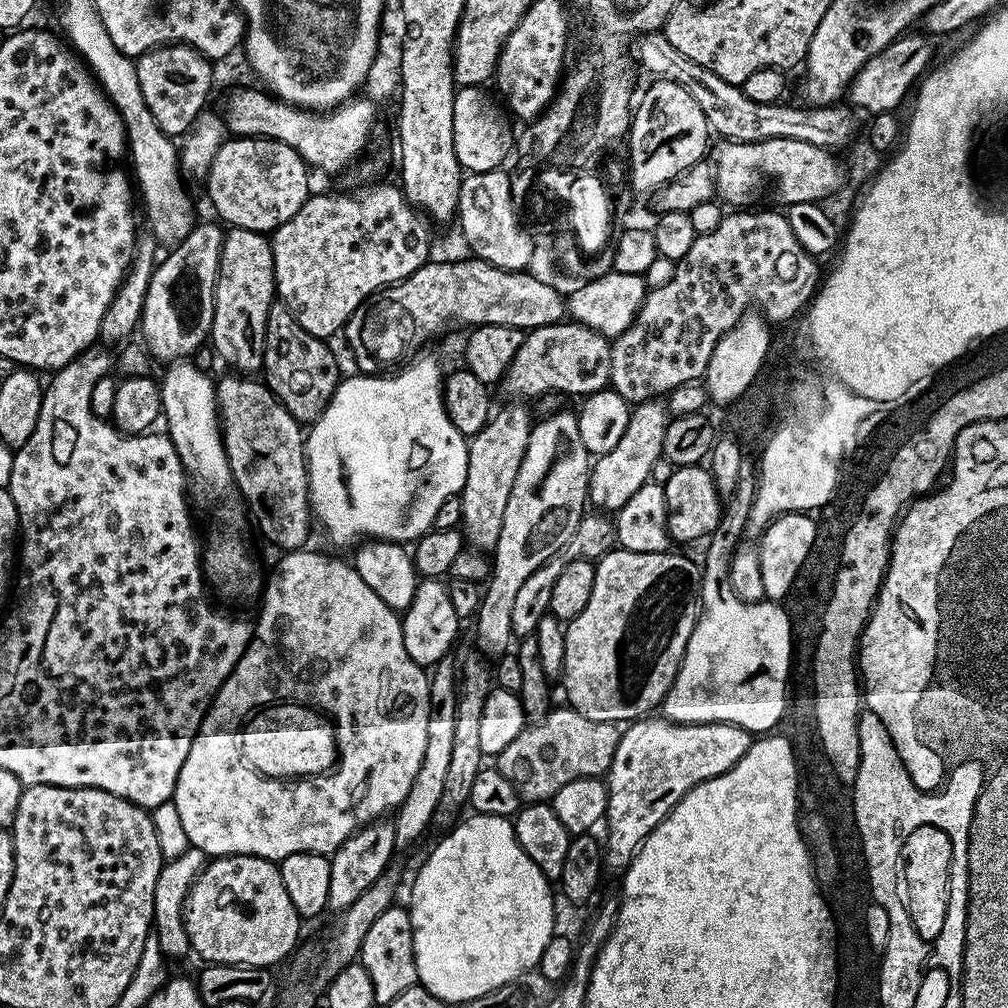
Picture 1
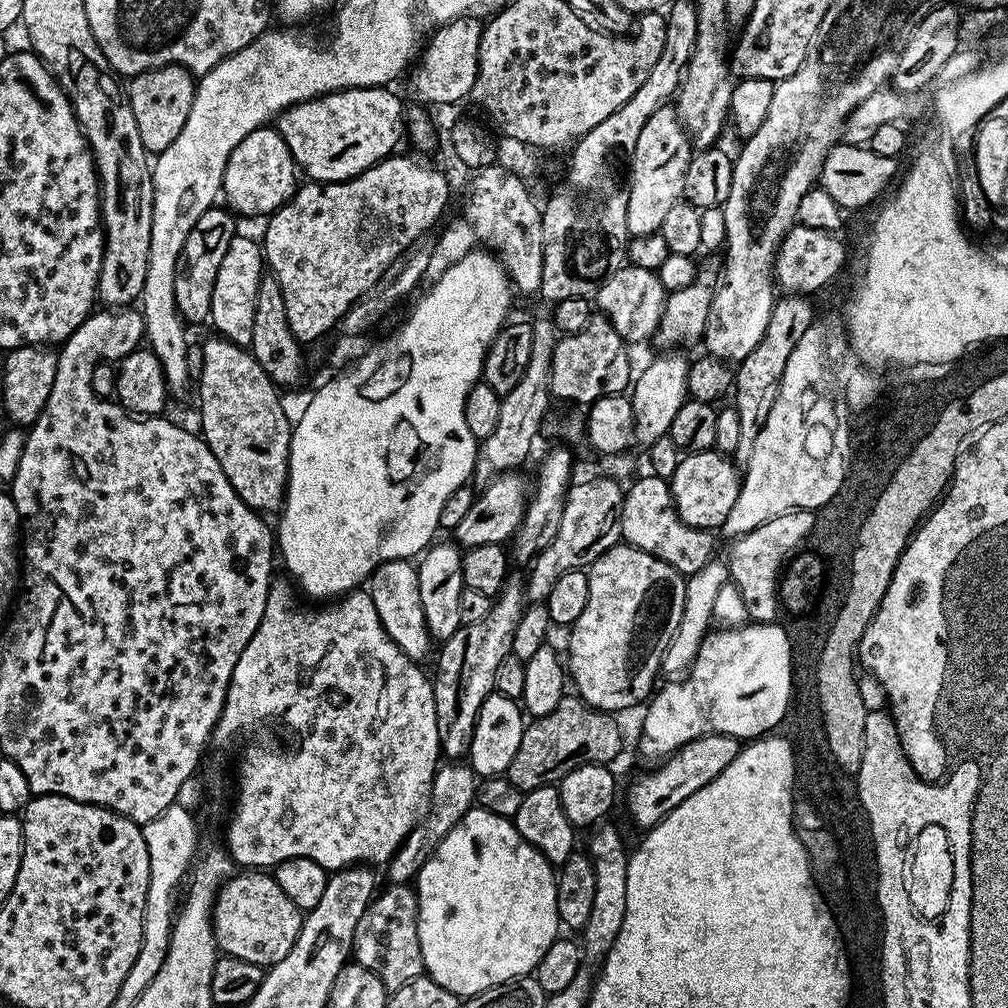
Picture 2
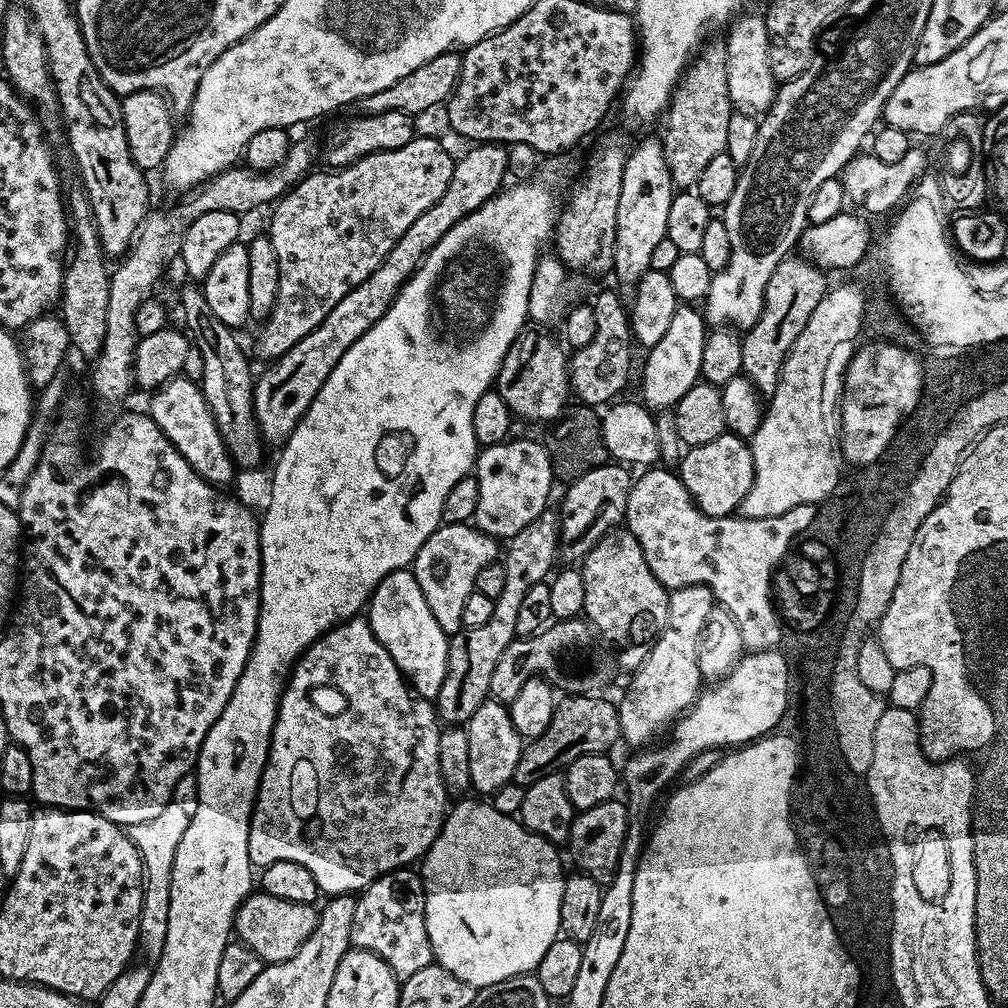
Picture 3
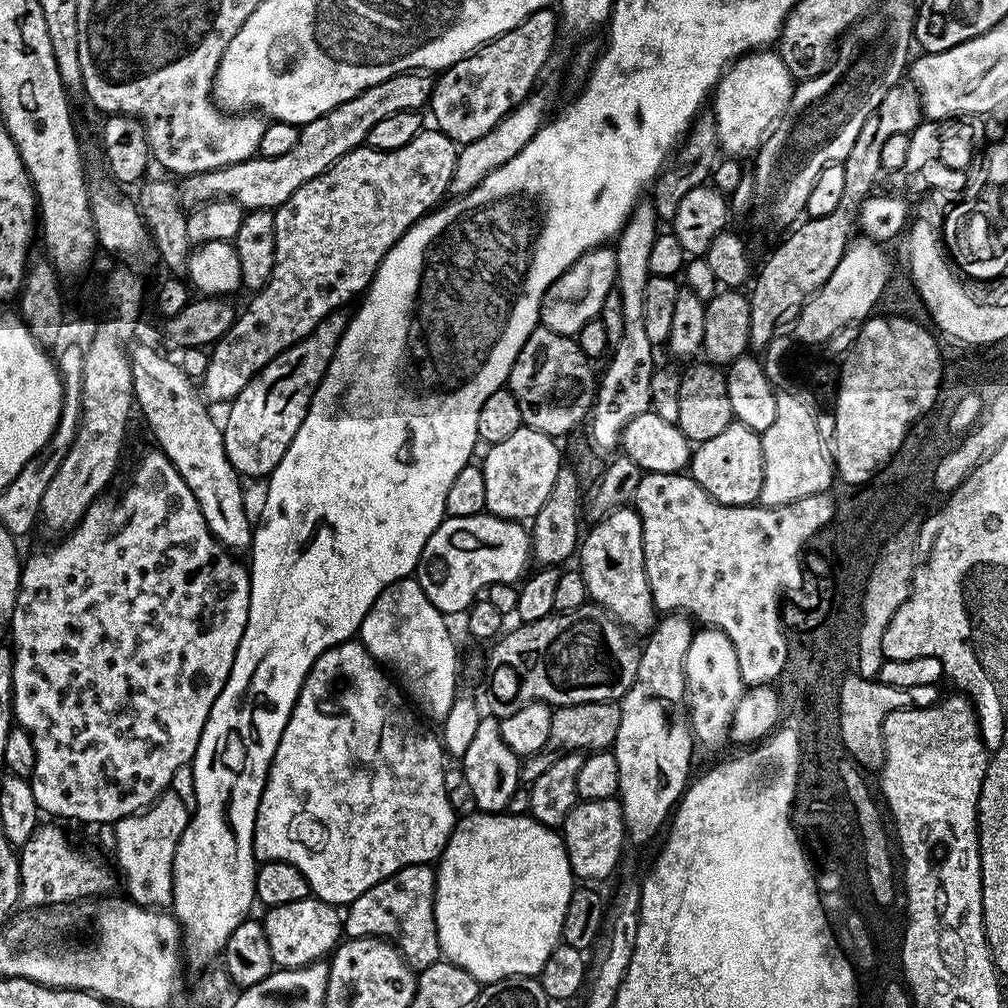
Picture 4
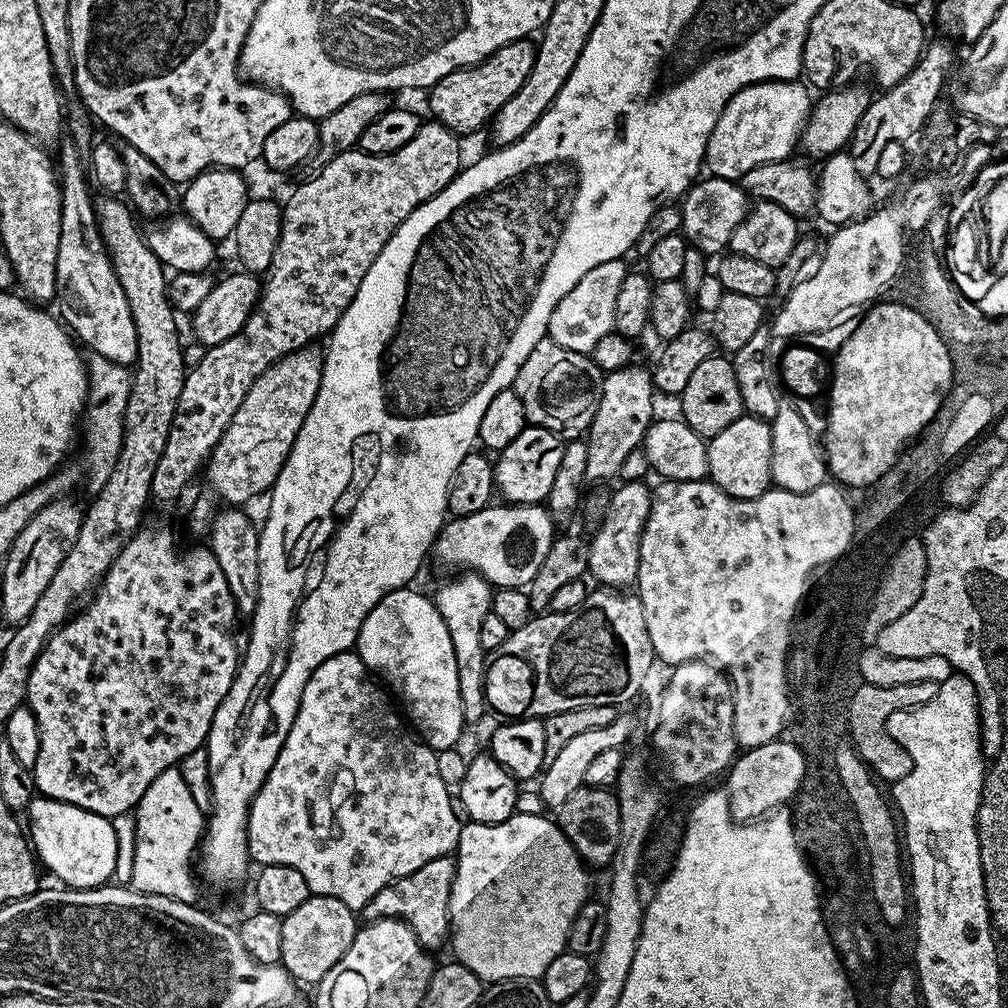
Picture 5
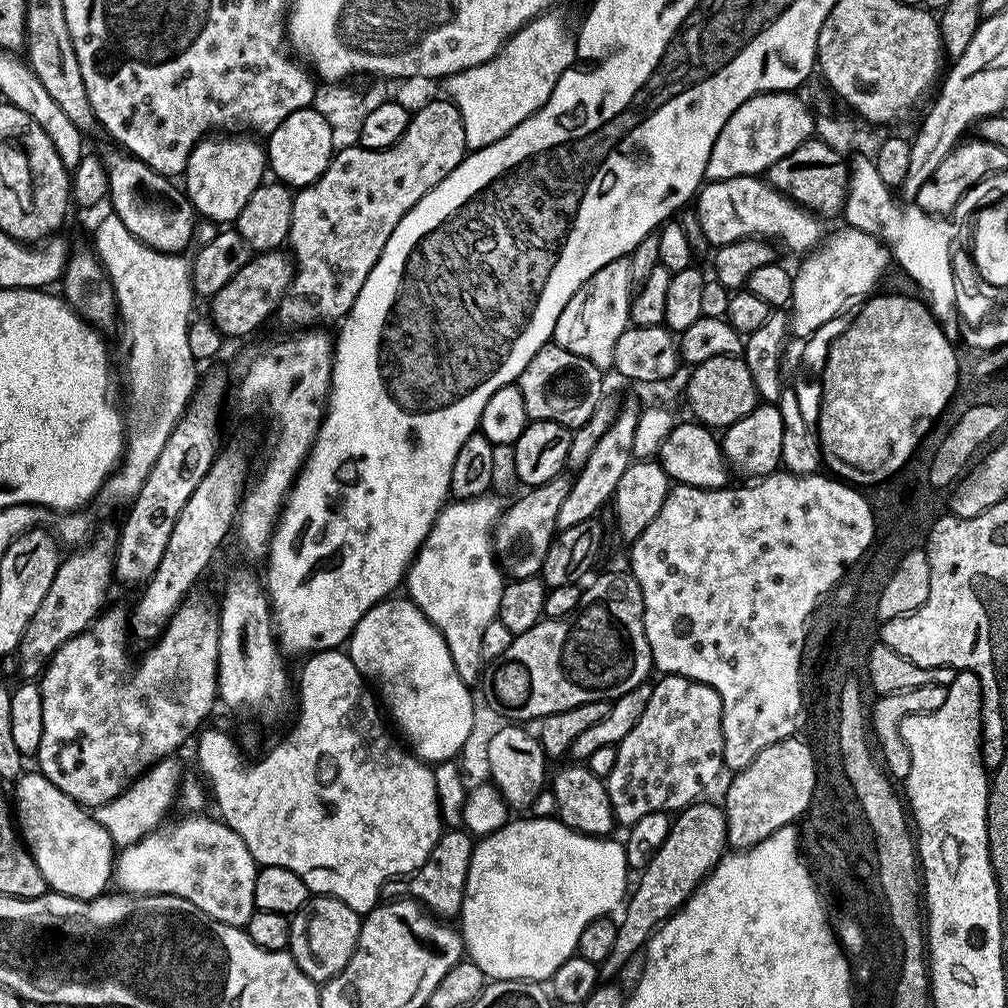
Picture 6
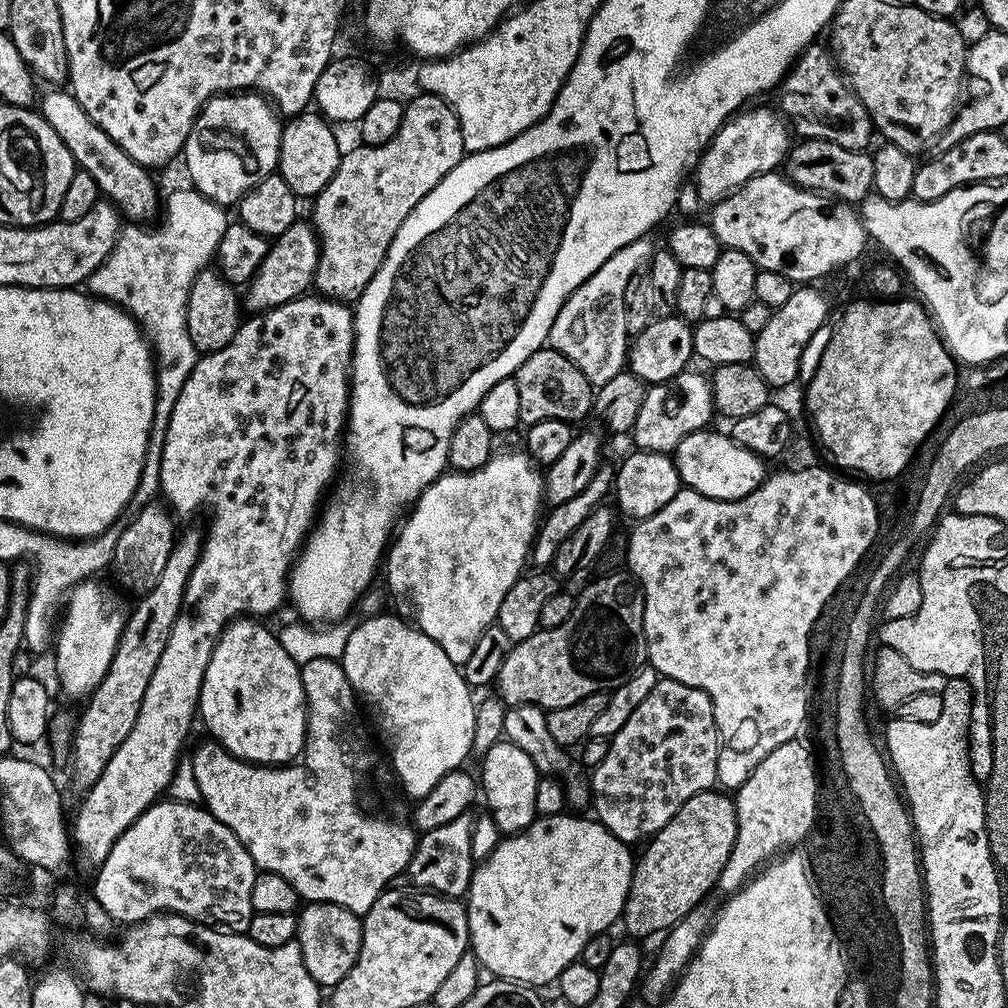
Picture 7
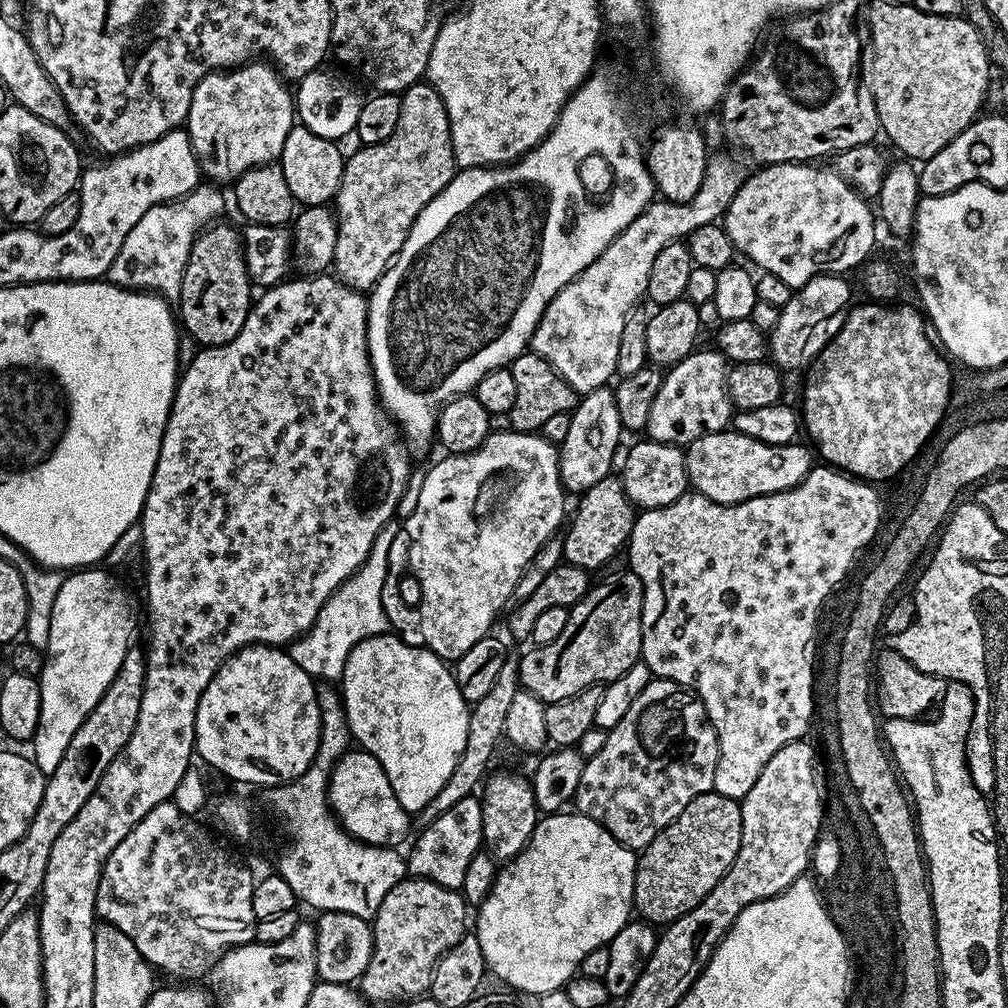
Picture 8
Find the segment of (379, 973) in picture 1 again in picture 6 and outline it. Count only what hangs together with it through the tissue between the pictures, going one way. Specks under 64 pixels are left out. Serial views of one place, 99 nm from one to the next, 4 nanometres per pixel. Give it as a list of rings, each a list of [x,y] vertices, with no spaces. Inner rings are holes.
[[[445,831],[438,838],[434,850],[430,850],[430,858],[426,858],[423,866],[416,869],[415,873],[407,879],[397,878],[386,881],[383,895],[388,898],[396,898],[407,893],[411,899],[423,904],[433,916],[444,922],[459,917],[464,901],[464,887],[466,886],[473,847],[473,837],[467,831]]]

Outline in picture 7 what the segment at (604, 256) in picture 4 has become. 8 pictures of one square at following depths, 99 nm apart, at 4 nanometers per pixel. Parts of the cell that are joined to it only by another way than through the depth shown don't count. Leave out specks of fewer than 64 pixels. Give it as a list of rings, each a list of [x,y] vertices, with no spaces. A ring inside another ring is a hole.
[[[641,238],[622,246],[582,286],[578,286],[568,296],[568,301],[558,310],[554,326],[550,326],[547,343],[558,354],[570,358],[586,374],[586,378],[599,386],[610,382],[614,374],[625,371],[630,347],[630,337],[626,330],[626,282],[634,278],[651,261],[654,245],[651,239]]]

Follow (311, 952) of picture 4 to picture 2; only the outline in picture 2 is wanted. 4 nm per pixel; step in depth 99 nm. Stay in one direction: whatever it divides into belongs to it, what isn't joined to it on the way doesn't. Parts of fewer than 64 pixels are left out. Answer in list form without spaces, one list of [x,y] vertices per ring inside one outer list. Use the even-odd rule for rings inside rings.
[[[240,870],[228,877],[220,886],[220,893],[216,895],[216,901],[212,907],[212,929],[216,935],[216,947],[223,955],[233,956],[234,958],[242,958],[246,962],[254,962],[261,966],[271,966],[282,962],[282,958],[286,958],[286,954],[290,954],[290,950],[294,946],[294,942],[300,933],[300,925],[302,923],[302,910],[294,903],[290,902],[290,898],[286,898],[286,890],[282,890],[282,886],[278,886],[275,875],[269,874],[264,870]]]

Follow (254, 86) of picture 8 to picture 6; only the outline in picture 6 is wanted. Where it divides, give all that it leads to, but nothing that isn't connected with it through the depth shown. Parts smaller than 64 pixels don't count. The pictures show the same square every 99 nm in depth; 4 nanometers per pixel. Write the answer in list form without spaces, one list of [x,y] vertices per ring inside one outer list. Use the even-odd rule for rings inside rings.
[[[213,135],[194,146],[188,164],[184,167],[183,191],[192,203],[195,215],[216,226],[231,225],[242,214],[246,201],[266,180],[266,148],[259,139],[220,138]],[[213,139],[213,140],[212,140]],[[265,172],[265,176],[264,176]],[[220,224],[220,225],[219,225]]]

